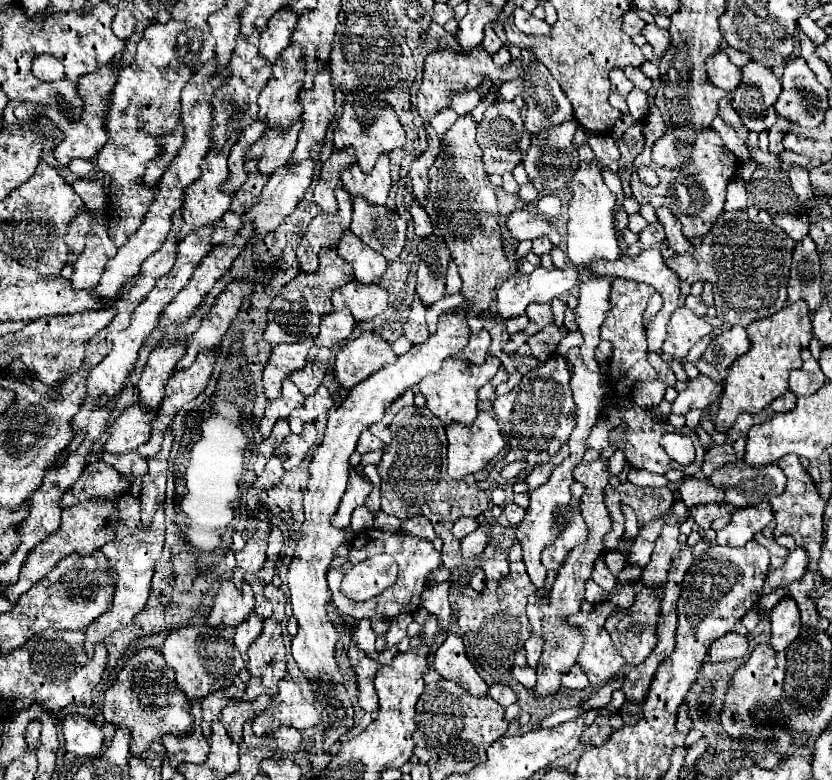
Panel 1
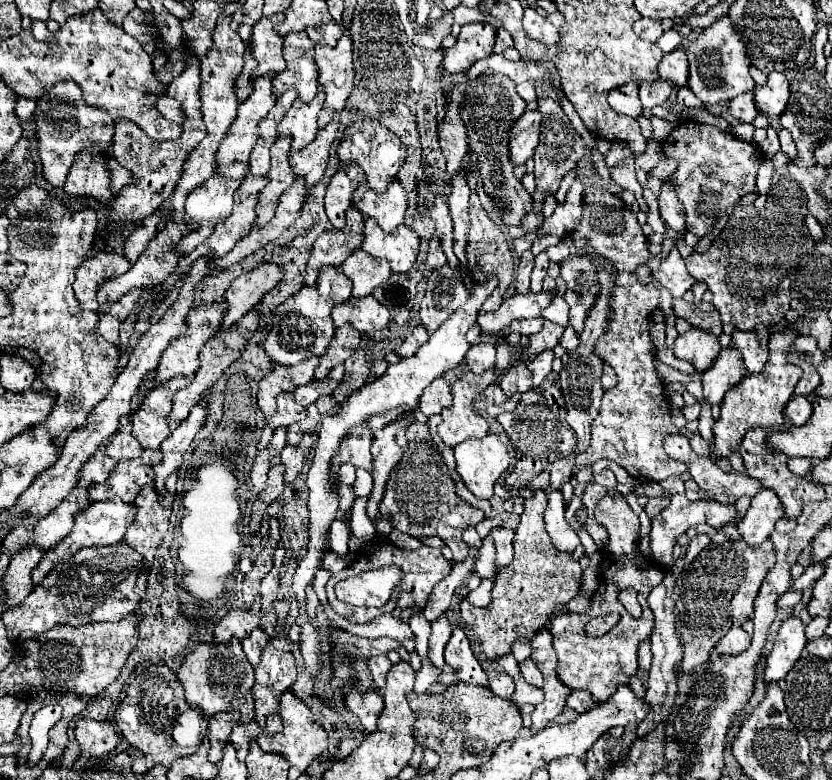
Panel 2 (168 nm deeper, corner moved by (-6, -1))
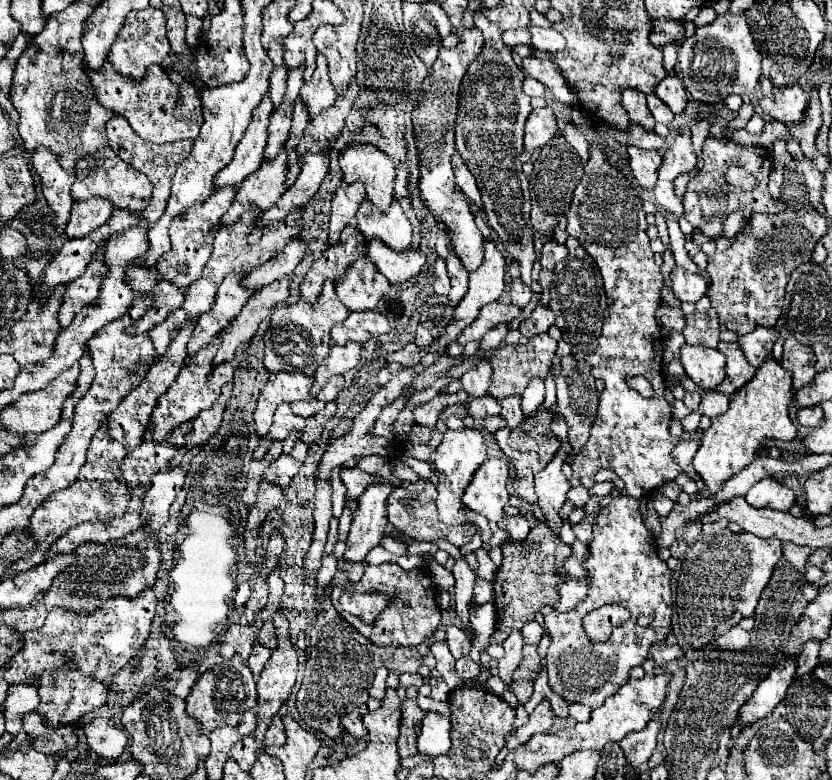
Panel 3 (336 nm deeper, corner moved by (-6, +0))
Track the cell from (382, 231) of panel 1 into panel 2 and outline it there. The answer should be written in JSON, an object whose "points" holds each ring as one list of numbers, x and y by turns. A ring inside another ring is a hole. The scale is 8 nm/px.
{"points":[[366,219,366,231,364,231,364,243,362,249,380,259,390,261,392,273,408,273,418,257,418,245,420,237,414,229,400,225,396,235,386,235,374,219]]}

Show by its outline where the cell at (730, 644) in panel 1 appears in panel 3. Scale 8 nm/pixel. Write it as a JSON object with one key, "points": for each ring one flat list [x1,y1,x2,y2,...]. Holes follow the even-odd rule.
{"points":[[732,626,724,636,716,640,720,650,741,651,750,646,750,634,740,626]]}

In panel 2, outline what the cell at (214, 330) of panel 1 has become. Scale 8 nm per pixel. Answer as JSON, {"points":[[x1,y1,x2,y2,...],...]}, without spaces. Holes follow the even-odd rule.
{"points":[[276,263,258,265,256,269,234,279,224,295,224,301,228,303,228,311,224,315,220,331,230,329,232,323,242,319,258,301,262,301,262,297,270,289,276,287,280,279,282,279,282,269]]}

